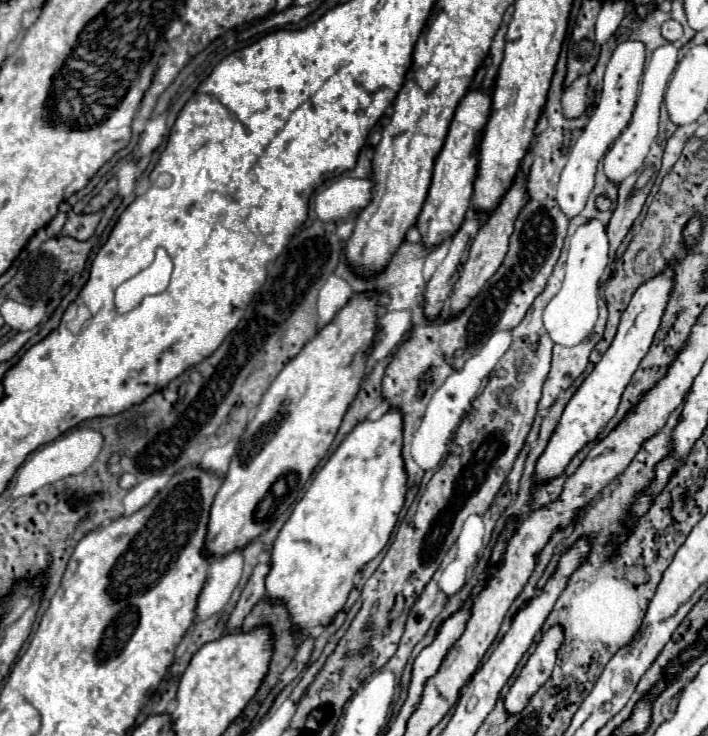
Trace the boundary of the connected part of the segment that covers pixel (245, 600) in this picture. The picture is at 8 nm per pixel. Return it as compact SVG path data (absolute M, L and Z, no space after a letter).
M258 564L254 568L254 572L252 572L248 584L246 584L246 588L242 590L242 596L240 596L236 608L230 614L230 620L226 624L228 632L238 630L242 626L244 618L248 616L248 612L256 606L256 602L260 602L264 598L264 594L266 594L266 590L264 590L264 578L266 578L268 570L270 570L270 564Z

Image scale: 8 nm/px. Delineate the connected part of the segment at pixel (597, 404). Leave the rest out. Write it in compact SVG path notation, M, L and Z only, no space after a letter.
M672 268L664 270L660 276L642 284L634 292L630 306L622 314L614 342L604 352L602 360L596 364L592 374L578 388L578 392L570 398L556 432L548 442L548 448L540 456L538 466L536 466L536 482L548 482L548 480L560 476L564 472L564 468L568 466L568 462L574 458L574 454L584 444L596 440L598 434L604 430L606 422L616 414L616 408L620 404L620 396L622 396L624 388L628 386L632 374L636 372L640 360L646 356L646 352L652 344L652 338L660 326L670 292L672 292Z

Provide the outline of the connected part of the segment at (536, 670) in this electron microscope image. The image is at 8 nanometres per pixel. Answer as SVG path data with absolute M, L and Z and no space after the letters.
M560 624L550 626L540 634L534 652L530 654L528 662L522 666L518 678L504 696L504 708L510 716L520 714L528 706L528 700L548 682L556 662L556 652L562 646L562 642L564 628L560 628Z

